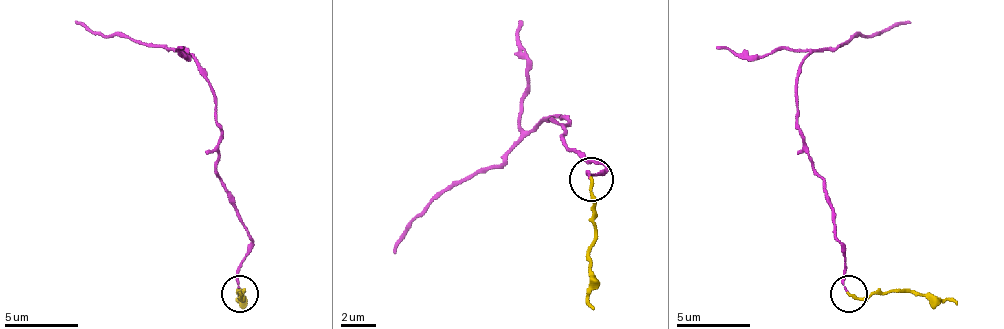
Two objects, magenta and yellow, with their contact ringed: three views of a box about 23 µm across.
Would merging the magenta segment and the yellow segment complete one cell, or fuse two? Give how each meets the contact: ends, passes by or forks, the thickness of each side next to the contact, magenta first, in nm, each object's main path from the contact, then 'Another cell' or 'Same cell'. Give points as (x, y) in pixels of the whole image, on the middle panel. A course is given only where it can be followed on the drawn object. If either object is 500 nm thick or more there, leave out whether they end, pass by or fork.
At the ring magenta ends. At the ring yellow ends. Thickness 120 nm (magenta) against 170 nm. Course of magenta: (590, 180), (603, 167), (563, 140), (563, 118), (550, 118), (497, 167), (453, 180), (414, 219), (396, 255). Course of yellow: (590, 180), (594, 202), (590, 263), (594, 307). Same cell

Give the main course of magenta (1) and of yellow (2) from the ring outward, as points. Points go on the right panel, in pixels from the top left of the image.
1: (849, 291), (842, 284), (846, 262), (827, 192), (798, 126), (798, 71), (813, 53), (912, 23)
2: (849, 295), (868, 298), (919, 291), (956, 306)

